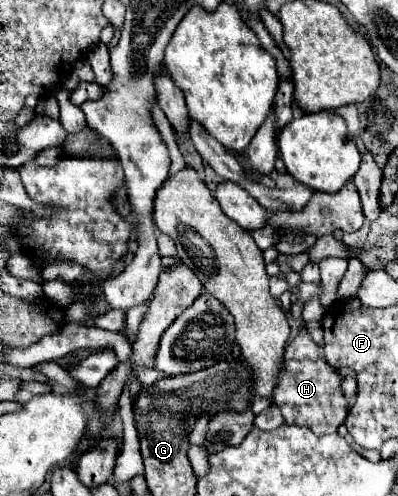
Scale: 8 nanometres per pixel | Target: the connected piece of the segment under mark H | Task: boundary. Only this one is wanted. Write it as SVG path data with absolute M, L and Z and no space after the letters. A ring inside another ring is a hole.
M301 329L299 335L285 347L283 367L277 375L277 385L273 391L273 403L281 409L285 423L305 425L317 435L337 433L339 425L347 415L347 399L341 393L341 375L327 365L323 347L313 343L311 335Z

